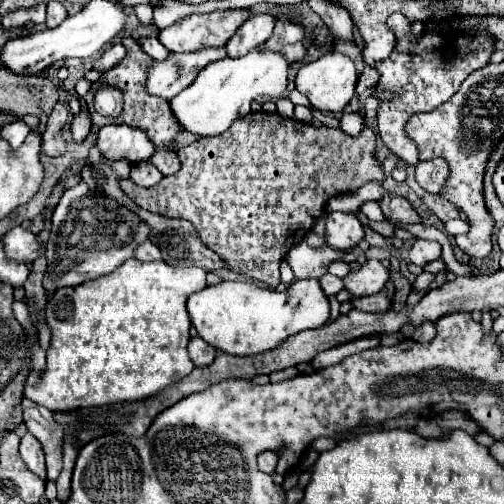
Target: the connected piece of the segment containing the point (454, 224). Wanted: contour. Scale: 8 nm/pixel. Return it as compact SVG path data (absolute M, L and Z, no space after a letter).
M449 219L445 221L445 229L449 235L461 235L461 233L467 233L469 231L469 223L467 221L461 221L461 219Z

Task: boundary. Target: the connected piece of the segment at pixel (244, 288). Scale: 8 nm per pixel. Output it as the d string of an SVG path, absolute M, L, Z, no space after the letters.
M297 279L285 291L265 289L265 287L259 287L253 283L245 283L245 281L223 281L219 285L205 287L203 291L193 293L187 299L187 311L189 311L193 327L197 329L201 339L205 339L209 345L213 345L215 349L221 349L225 353L231 353L231 355L254 356L257 353L276 348L279 341L285 341L289 335L325 325L329 319L329 299L323 293L317 279Z

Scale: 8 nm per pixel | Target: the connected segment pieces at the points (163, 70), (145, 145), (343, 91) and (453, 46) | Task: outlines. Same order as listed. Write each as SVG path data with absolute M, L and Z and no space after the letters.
M225 47L199 49L193 53L171 53L165 61L155 61L149 67L147 91L165 99L173 99L193 83L197 73L209 63L223 59Z
M105 125L99 131L97 149L109 161L125 159L131 163L147 161L155 153L149 137L141 133L141 129L133 129L129 125Z
M331 51L331 53L325 53L323 57L319 57L317 61L313 63L307 63L299 69L297 73L297 79L295 79L295 87L299 93L303 93L311 105L319 111L343 111L345 105L351 101L351 97L355 95L355 87L357 87L357 79L359 79L359 73L357 73L357 67L355 63L345 55L345 53L339 53L339 51Z
M393 13L387 19L387 25L397 35L397 47L393 49L389 59L375 65L375 69L381 73L377 87L397 91L399 97L391 101L381 101L379 115L377 115L379 135L383 143L401 159L405 167L415 167L419 163L417 145L405 135L405 123L409 121L411 115L419 111L431 111L437 105L445 103L459 89L459 85L469 73L485 67L493 53L495 39L481 29L451 31L451 33L423 33L419 37L409 37L411 23L401 13Z

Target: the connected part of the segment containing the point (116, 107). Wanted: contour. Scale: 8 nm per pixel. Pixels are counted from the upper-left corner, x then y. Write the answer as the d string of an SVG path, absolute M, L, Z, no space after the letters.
M101 87L95 93L95 109L105 117L117 117L121 113L121 93L113 87Z

